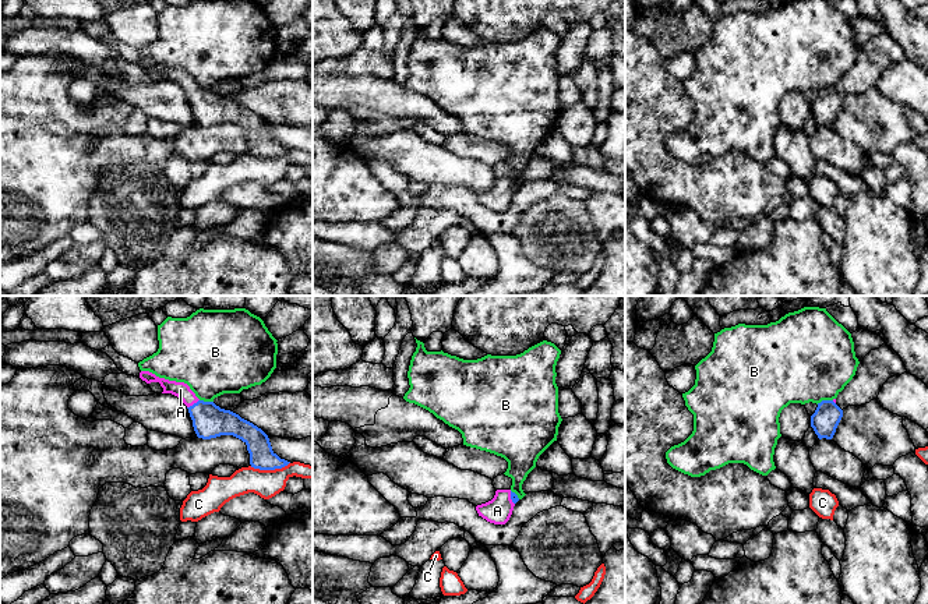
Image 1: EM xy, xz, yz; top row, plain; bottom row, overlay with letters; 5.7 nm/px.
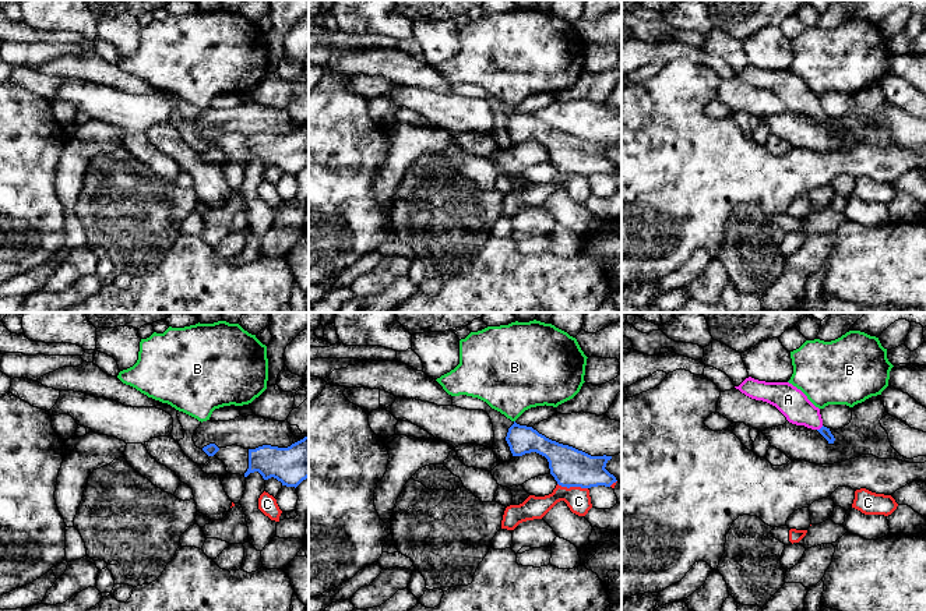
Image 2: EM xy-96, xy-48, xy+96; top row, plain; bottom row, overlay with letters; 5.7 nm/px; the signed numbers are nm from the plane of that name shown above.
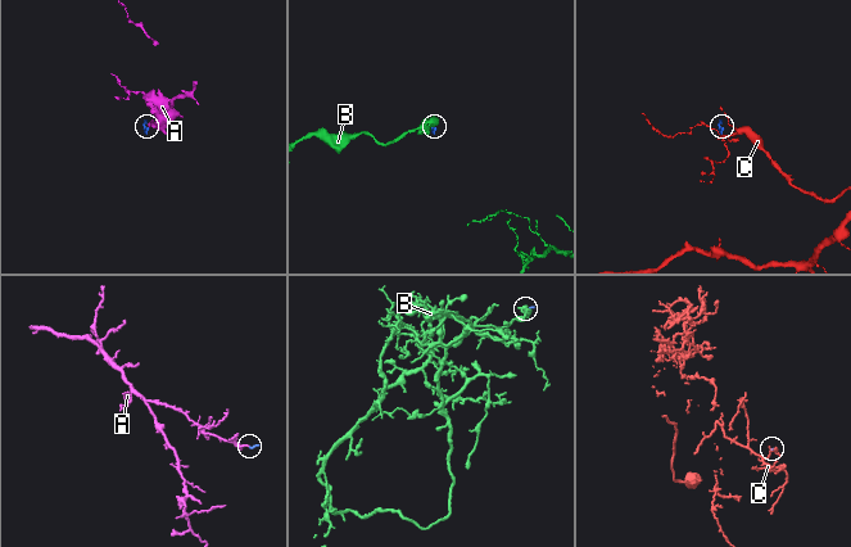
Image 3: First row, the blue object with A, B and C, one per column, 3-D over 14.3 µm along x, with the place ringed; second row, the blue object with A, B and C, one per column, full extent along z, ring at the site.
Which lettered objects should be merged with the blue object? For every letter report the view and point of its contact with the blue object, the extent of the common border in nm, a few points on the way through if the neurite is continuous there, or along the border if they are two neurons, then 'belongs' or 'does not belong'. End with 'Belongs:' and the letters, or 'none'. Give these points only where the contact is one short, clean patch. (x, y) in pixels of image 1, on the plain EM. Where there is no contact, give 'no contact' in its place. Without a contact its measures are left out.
A: xy (194, 91) | 90 nm | across xy (210, 108), (194, 91), (180, 77) | belongs
B: yz (824, 88) | 100 nm | along yz (832, 87), (824, 87), (817, 91) | does not belong
C: xy (270, 156) | 240 nm | along xy (289, 149), (274, 156), (254, 156), (250, 154) | does not belong
Belongs: A

